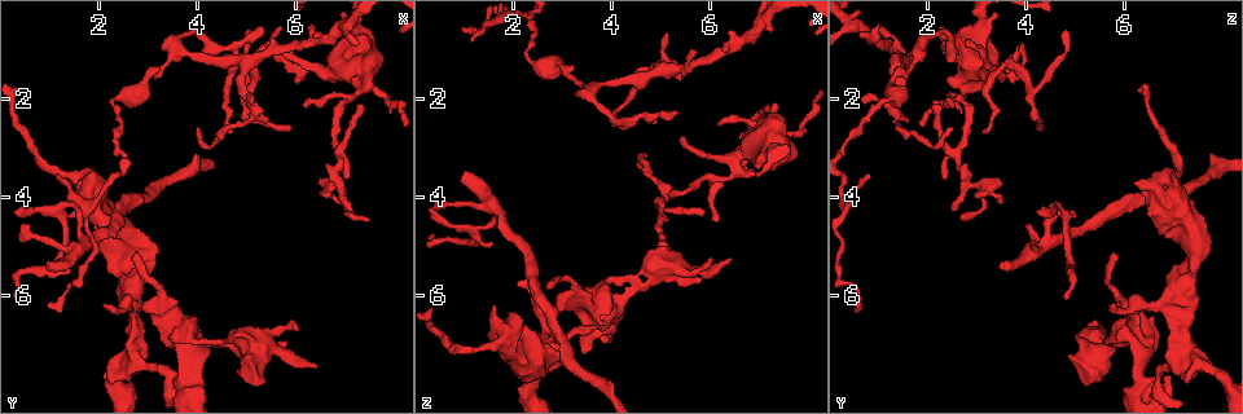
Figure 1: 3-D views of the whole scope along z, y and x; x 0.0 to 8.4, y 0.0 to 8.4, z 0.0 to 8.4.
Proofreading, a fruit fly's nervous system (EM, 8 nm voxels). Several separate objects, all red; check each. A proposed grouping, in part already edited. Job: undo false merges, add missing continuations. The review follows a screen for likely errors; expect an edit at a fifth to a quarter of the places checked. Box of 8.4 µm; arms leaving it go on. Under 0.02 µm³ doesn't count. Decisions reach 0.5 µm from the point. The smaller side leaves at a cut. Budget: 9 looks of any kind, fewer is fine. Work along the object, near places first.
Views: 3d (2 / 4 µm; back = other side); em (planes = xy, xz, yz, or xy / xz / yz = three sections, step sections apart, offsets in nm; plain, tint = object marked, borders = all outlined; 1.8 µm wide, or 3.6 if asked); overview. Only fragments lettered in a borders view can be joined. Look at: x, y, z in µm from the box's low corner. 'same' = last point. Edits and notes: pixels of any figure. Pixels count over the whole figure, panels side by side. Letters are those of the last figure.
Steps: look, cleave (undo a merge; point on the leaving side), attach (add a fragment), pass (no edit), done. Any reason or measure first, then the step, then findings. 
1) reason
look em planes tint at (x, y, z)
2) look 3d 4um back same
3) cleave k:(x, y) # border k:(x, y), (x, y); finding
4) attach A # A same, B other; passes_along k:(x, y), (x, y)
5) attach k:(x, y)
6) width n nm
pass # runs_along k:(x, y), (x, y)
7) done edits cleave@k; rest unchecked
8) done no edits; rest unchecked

free end
look em 3.6um xy step 16 tint at (5.35, 0.55, 2.25)

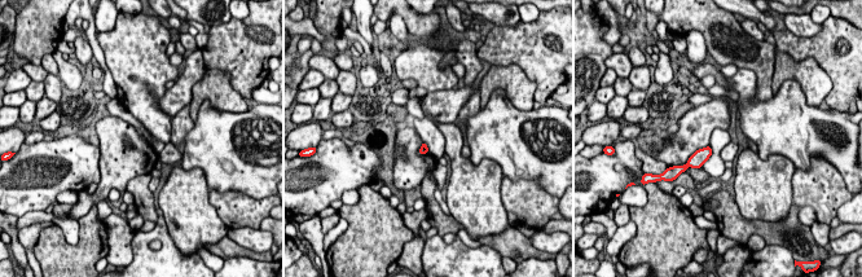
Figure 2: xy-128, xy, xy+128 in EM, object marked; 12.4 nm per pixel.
see the neighbours
look em 3.6um xy step 16 borders same

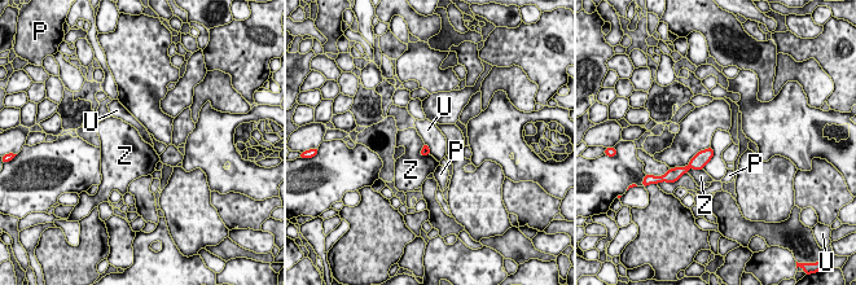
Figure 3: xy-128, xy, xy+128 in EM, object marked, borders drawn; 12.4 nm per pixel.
pass # P other, U other, Z other; border 3:(425, 143), (430, 153); no lettered fragment goes on from it

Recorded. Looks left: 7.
tapers out
look em planes tint at (6.90, 4.20, 3.45)

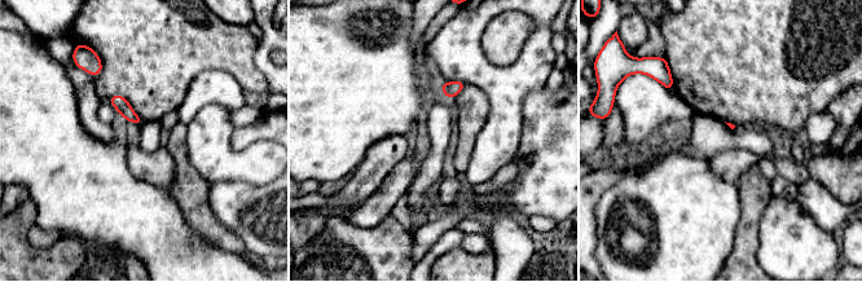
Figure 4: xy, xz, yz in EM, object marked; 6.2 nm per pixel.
look em planes borders same

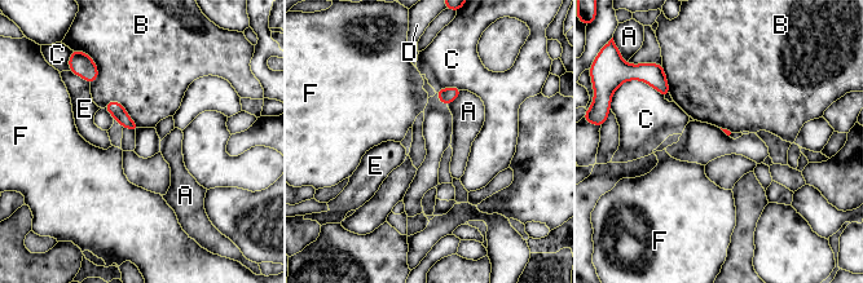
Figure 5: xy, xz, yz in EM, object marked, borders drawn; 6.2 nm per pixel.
pass # A other, B other, C other, D other, E other, F other; border 5:(102, 106), (118, 101), (140, 127); no lettered fragment goes on from it

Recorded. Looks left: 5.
thin end
look 3d 4um at (1.15, 3.55, 0.75)

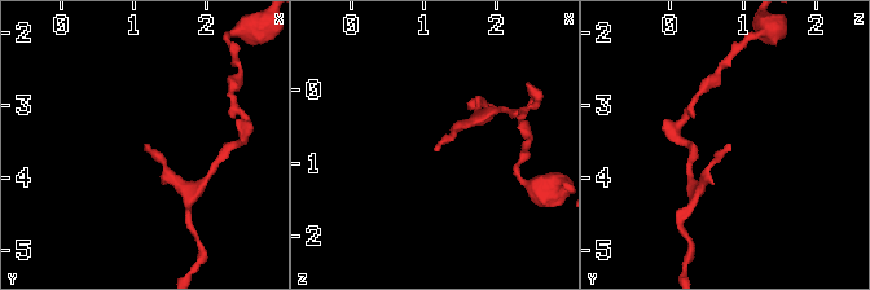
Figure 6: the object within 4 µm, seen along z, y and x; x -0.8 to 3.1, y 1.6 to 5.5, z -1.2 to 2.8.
look em xy step 16 borders at (1.15, 3.55, 0.80)

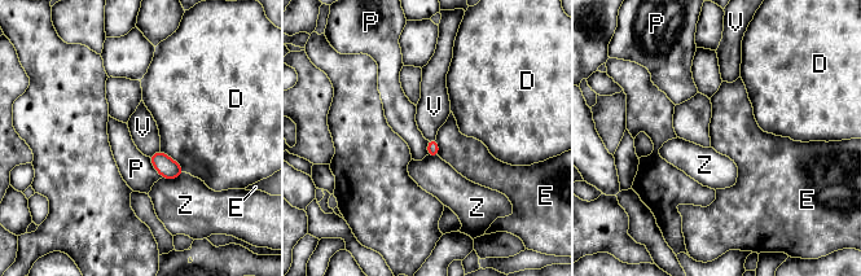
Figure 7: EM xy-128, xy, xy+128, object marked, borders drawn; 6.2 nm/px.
longest_contact D 200 nm
pass # D other, E other, P other, V other, Z other; border 7:(148, 157), (152, 166), (162, 176); no lettered fragment goes on from it

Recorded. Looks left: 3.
look em planes borders at (2.65, 6.95, 7.20)

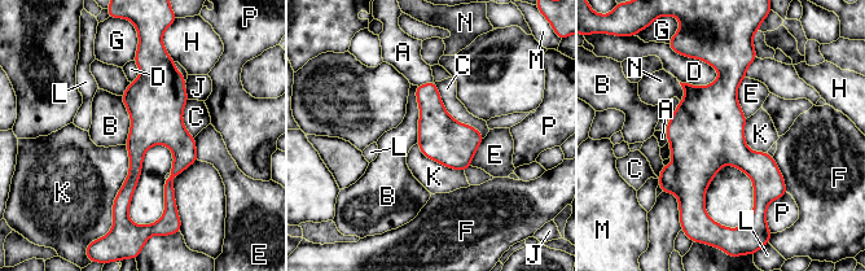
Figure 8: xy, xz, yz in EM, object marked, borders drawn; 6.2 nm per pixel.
longest_contact K 480 nm
pass # A other, B other, C other, D other, E other, F other, G other, H other, J other, K other, L other, M other, N other, P other; border 8:(416, 86), (418, 143); one neuron here

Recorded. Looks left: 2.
done no edits; rest unchecked

